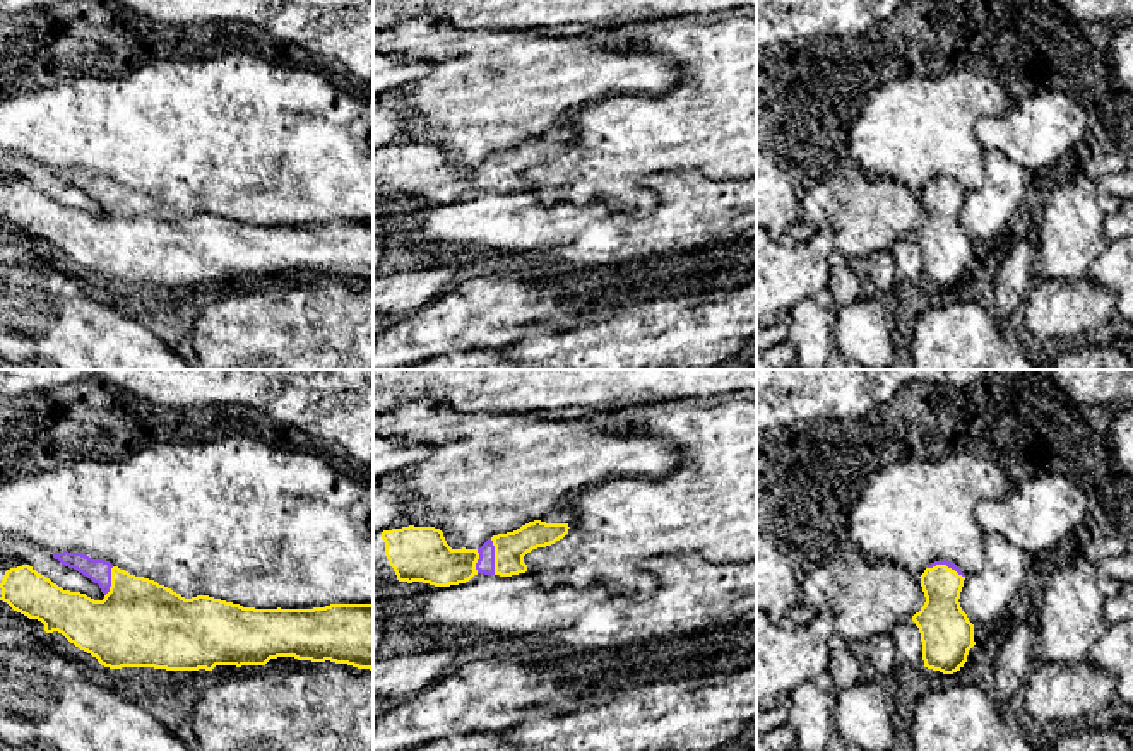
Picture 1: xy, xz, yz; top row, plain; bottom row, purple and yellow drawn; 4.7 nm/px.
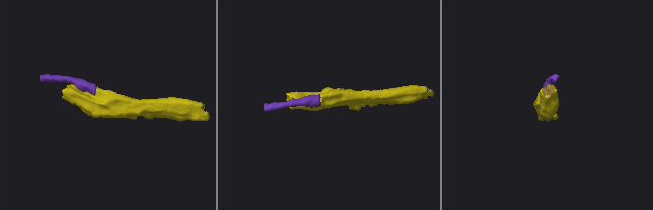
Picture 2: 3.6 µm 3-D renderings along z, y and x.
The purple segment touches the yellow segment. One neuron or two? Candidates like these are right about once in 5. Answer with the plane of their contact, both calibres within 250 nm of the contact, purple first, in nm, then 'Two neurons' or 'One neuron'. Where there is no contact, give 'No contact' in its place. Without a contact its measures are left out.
Touches purple in yz. Thickness 30 nm (purple) against 200 nm. One neuron

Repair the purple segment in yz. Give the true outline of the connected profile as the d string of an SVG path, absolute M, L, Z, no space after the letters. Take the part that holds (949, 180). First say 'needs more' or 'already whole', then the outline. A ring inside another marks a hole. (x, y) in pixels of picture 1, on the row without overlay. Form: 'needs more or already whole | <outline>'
needs more | M943 176L931 180L919 195L926 219L912 238L921 250L924 284L953 291L976 262L974 241L958 219L965 192Z

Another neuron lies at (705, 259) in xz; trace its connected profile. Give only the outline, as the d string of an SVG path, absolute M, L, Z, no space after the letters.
M756 233L667 257L678 269L679 275L685 275L686 272L712 272L717 267L731 263L734 255L746 250L756 250Z

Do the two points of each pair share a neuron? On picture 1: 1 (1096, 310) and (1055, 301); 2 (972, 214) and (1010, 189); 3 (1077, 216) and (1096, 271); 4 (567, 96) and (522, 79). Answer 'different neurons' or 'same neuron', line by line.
1: same neuron
2: same neuron
3: different neurons
4: same neuron

